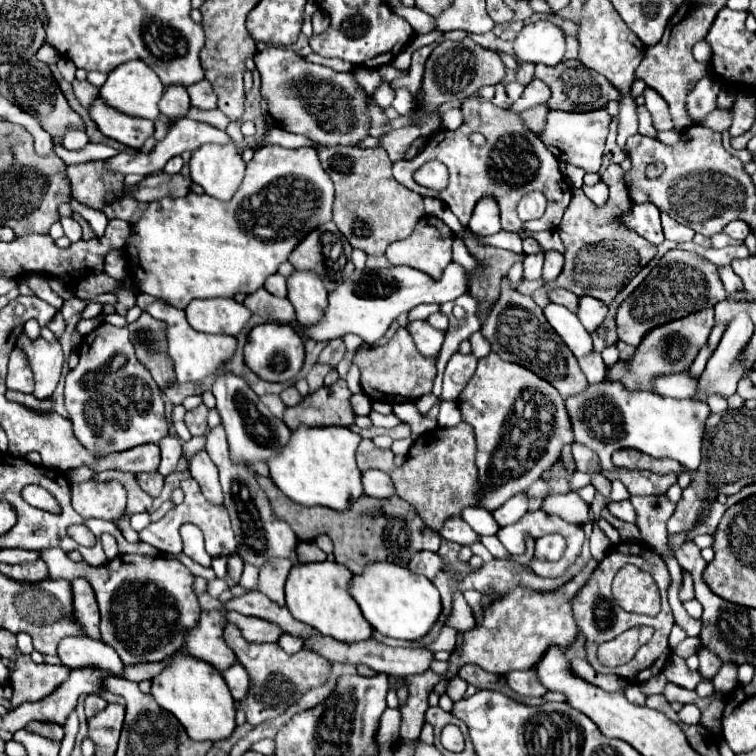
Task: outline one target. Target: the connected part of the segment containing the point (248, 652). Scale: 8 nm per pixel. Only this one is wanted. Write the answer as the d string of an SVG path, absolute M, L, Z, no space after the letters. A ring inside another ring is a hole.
M228 625L224 629L224 641L236 653L236 659L250 675L250 693L244 701L238 701L236 707L246 711L246 719L252 725L280 717L282 711L294 705L302 693L310 691L310 687L320 687L322 683L326 683L332 671L332 663L322 659L314 651L302 649L296 655L288 655L278 643L248 643L236 625Z

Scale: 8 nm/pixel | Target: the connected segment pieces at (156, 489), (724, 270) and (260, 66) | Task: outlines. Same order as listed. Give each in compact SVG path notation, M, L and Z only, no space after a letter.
M136 473L136 479L138 479L138 485L150 493L152 497L158 497L160 491L162 491L162 485L164 485L164 477L158 475L158 473Z
M720 265L718 269L720 269L722 283L724 283L724 287L726 287L727 296L730 296L730 293L734 293L734 291L738 291L738 289L742 289L742 281L738 279L738 275L732 271L730 265Z
M266 47L264 51L256 53L254 57L256 69L262 75L262 97L268 101L268 113L274 121L292 133L306 135L308 139L320 145L356 145L368 137L370 131L370 113L368 113L368 95L354 83L354 69L346 73L338 73L326 65L312 65L304 61L304 57L296 55L286 47Z

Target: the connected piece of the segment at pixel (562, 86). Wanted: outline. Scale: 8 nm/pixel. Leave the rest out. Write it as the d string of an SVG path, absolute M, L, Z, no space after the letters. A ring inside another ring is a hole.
M568 59L562 61L554 67L548 65L536 65L536 77L540 81L544 81L550 91L552 91L552 99L548 101L550 109L560 109L560 111L594 111L600 107L606 107L606 103L610 99L620 99L618 89L600 73L590 71L588 67L584 67L578 59Z

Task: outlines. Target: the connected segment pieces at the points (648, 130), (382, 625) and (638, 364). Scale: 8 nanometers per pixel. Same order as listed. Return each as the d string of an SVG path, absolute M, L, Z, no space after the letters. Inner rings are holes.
M644 105L638 107L638 119L640 119L640 127L638 127L638 131L640 131L642 135L646 135L646 137L654 137L654 139L656 139L658 131L654 129L654 125L652 125L652 115L648 113L648 109L646 109Z
M370 563L362 575L356 575L350 593L362 609L364 619L382 635L394 639L416 641L430 633L442 615L442 601L438 589L430 579L414 575L412 571L392 563Z
M706 307L696 311L694 315L686 315L686 319L670 321L662 327L654 327L654 331L646 333L646 339L636 347L634 355L628 361L618 361L612 369L608 369L608 381L620 381L628 391L652 391L654 379L658 375L672 375L674 371L688 371L698 351L706 345L708 335L714 327L714 309Z

